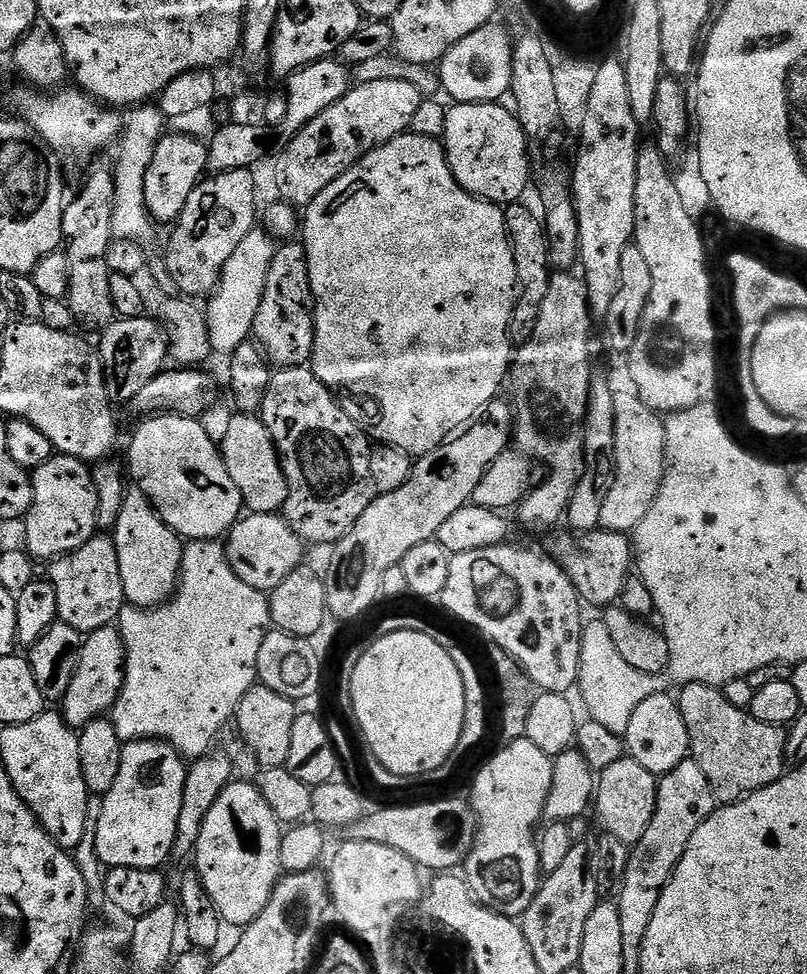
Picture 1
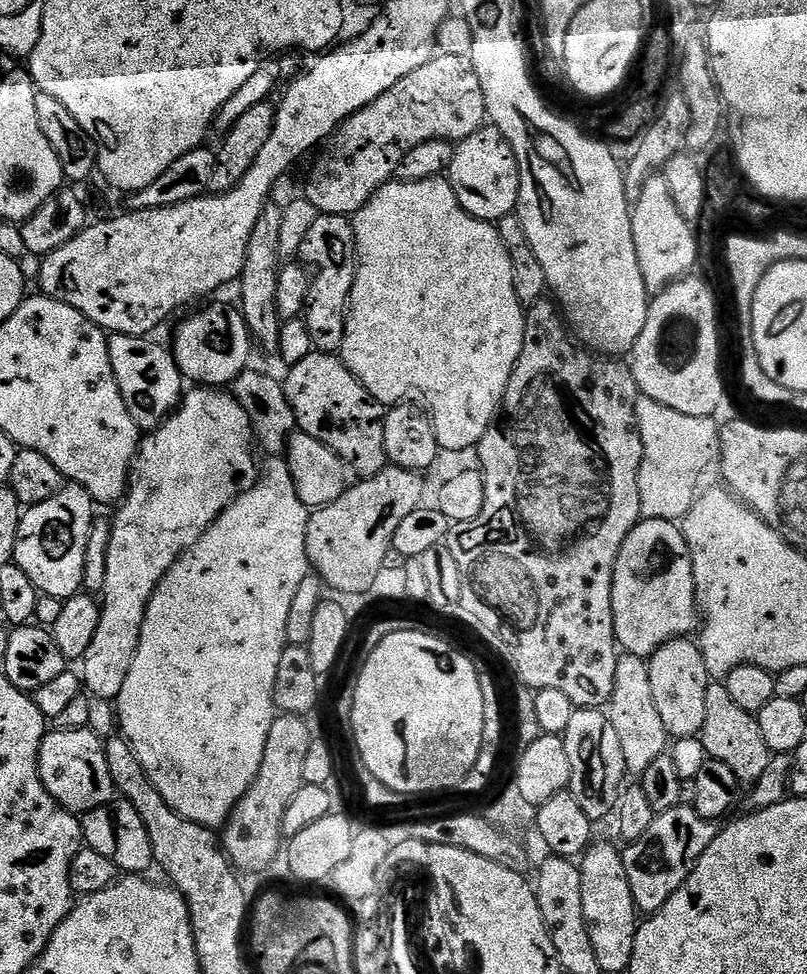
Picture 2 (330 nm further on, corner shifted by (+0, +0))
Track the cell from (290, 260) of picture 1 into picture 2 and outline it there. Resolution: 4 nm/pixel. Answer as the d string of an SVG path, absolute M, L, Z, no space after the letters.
M320 214L306 233L298 260L309 269L316 268L316 273L313 271L310 276L307 307L302 313L302 319L310 330L312 347L317 352L339 353L342 338L346 334L348 299L356 277L356 239L351 219Z

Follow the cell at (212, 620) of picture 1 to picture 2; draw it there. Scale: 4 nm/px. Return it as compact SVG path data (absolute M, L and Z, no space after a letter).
M272 458L269 464L263 465L263 475L257 479L253 488L247 488L244 492L236 497L229 508L222 513L214 523L206 530L206 534L194 546L190 546L180 555L174 562L174 566L170 566L170 570L158 582L158 586L154 590L154 594L150 598L150 602L146 606L146 618L142 622L142 634L138 638L138 654L134 654L134 663L130 666L130 674L126 674L126 682L122 686L122 694L118 694L114 701L116 712L120 715L120 728L125 740L134 750L134 754L138 754L138 762L142 762L142 770L146 770L146 774L150 778L150 782L154 782L154 786L158 790L158 794L162 794L162 798L166 798L166 802L177 812L182 818L186 818L190 822L198 822L202 826L213 830L220 830L228 823L228 819L236 808L236 804L250 790L251 784L258 776L259 768L263 764L263 755L266 751L266 740L269 737L271 724L274 723L278 715L278 709L275 704L275 684L278 682L278 666L284 654L284 649L289 645L286 638L286 617L290 615L290 606L294 603L294 594L298 594L298 586L302 586L302 578L306 578L310 574L310 565L308 555L306 554L306 530L308 529L308 517L310 509L304 505L302 498L298 498L296 487L294 486L294 478L288 469L287 459Z

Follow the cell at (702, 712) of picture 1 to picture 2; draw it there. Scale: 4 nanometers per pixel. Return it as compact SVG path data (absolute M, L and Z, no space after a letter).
M712 682L708 685L705 724L699 732L698 739L704 743L709 757L719 767L731 770L741 785L756 784L758 778L762 778L763 772L766 771L770 753L765 740L762 739L762 730L758 730L756 717L732 701L723 682Z

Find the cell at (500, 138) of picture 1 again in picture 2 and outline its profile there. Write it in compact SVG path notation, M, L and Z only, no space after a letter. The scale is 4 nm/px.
M485 126L459 141L456 144L454 162L450 162L446 178L452 184L452 189L460 205L474 218L499 222L503 216L511 216L517 211L520 202L520 167L510 142L506 142L506 138L497 128Z

